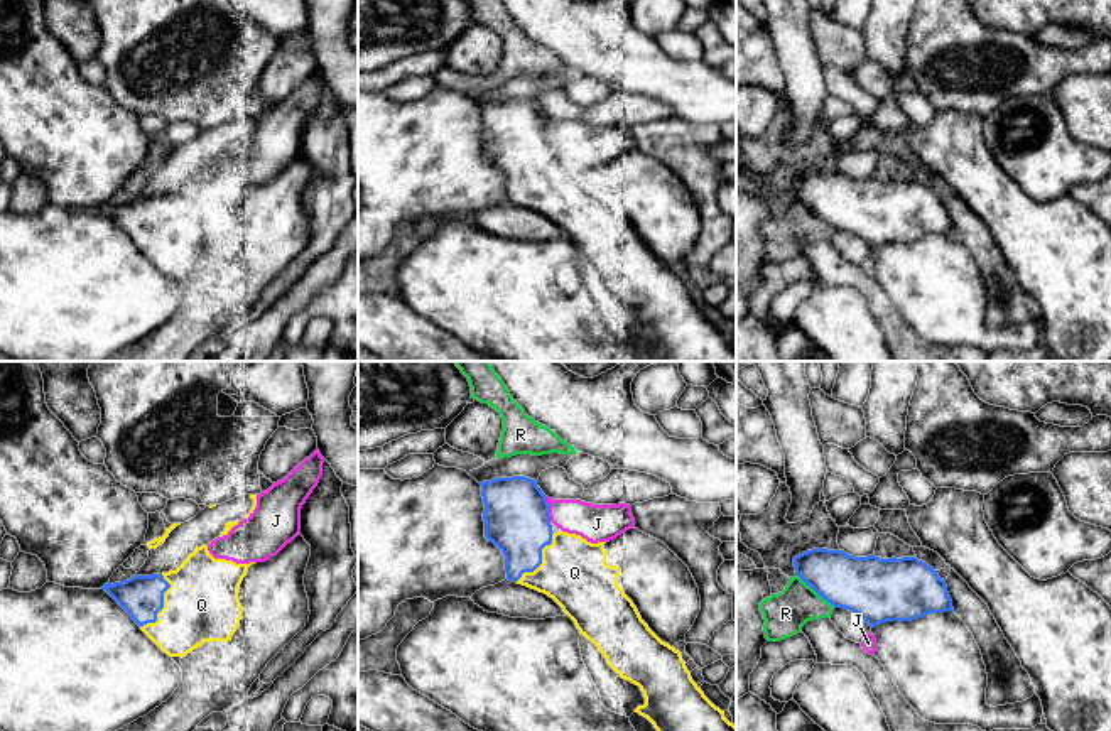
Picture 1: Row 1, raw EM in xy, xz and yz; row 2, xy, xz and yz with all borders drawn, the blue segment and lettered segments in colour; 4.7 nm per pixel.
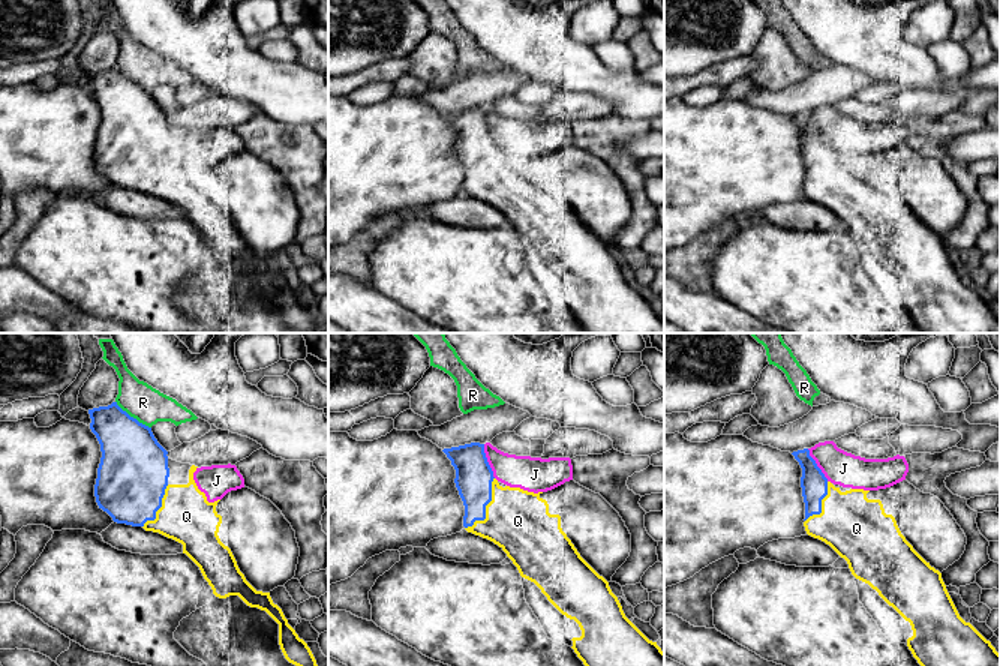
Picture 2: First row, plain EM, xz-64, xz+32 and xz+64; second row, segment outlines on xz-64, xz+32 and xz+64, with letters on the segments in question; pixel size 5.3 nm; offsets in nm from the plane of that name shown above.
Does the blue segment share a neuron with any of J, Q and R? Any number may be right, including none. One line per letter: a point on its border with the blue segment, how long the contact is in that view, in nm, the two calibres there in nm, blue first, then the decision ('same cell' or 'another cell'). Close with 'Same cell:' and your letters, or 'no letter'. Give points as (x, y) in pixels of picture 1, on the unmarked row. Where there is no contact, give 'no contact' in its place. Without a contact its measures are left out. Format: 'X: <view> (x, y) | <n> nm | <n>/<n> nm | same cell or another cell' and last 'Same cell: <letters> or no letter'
J: xz (547, 130) | 120 nm | 300/180 nm | another cell
Q: xy (162, 227) | 280 nm | 200/360 nm | same cell
R: yz (816, 213) | 240 nm | 280/200 nm | another cell
Same cell: Q

